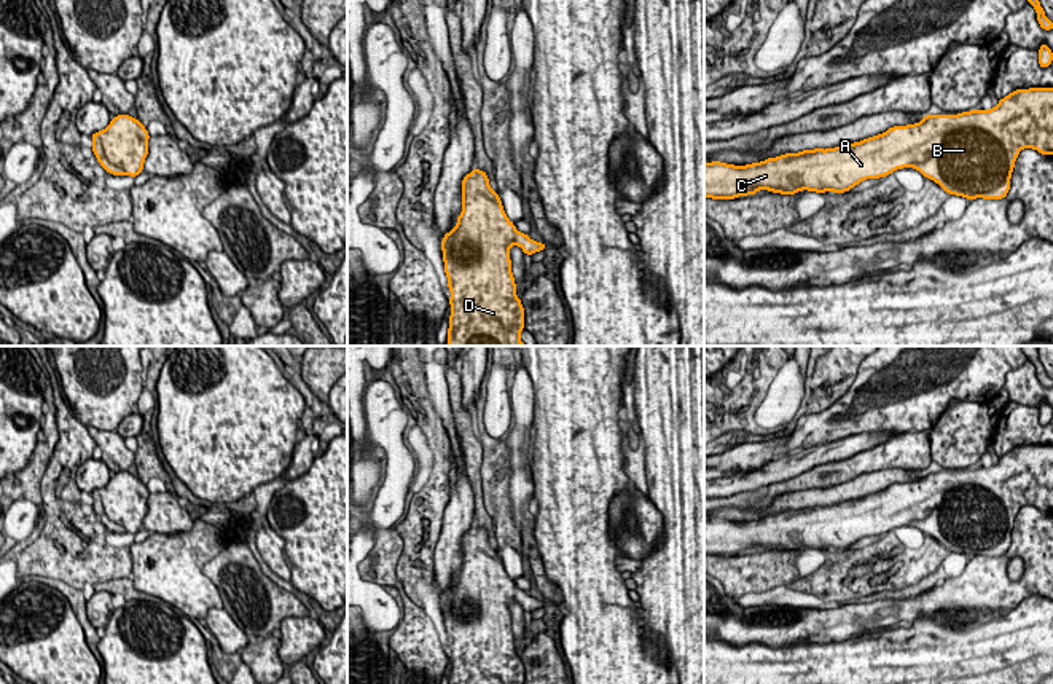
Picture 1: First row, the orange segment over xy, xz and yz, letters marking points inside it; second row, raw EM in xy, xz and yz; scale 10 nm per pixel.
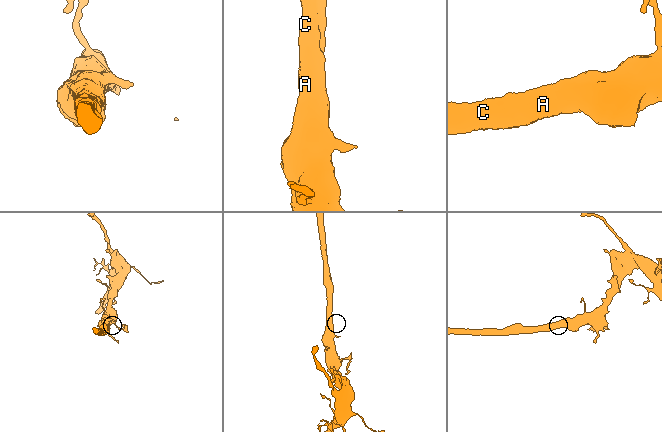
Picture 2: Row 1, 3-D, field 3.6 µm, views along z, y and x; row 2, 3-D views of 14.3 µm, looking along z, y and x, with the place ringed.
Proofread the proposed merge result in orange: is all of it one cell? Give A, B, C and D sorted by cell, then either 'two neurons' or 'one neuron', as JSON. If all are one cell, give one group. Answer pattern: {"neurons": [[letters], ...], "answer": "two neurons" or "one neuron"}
{"neurons": [["A", "B", "C", "D"]], "answer": "one neuron"}

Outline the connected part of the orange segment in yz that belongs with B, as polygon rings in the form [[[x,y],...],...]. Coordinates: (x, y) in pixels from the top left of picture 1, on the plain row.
[[[1053,445],[1016,446],[999,456],[991,467],[929,470],[916,482],[894,483],[883,491],[835,505],[785,510],[746,523],[704,520],[704,556],[736,556],[760,547],[790,553],[801,547],[844,550],[862,537],[886,534],[908,523],[932,536],[948,552],[969,558],[1002,556],[1010,547],[1015,518],[1023,505],[1053,512]]]

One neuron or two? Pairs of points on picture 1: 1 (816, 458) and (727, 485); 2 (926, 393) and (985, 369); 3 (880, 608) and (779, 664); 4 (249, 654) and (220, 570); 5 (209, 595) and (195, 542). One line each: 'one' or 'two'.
1: one
2: one
3: two
4: two
5: one

